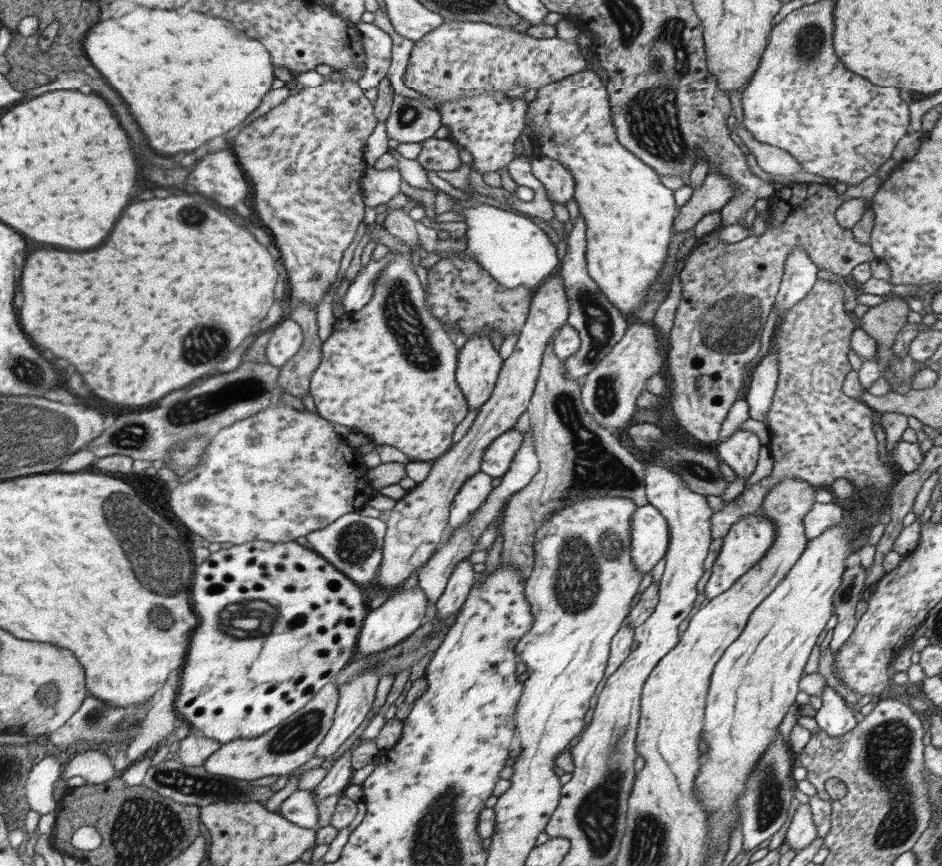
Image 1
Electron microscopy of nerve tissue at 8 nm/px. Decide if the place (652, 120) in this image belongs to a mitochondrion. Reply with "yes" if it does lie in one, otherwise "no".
yes

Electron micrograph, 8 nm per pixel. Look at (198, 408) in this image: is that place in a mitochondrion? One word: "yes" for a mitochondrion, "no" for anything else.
yes

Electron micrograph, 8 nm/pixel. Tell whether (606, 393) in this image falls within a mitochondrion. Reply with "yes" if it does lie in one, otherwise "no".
yes

